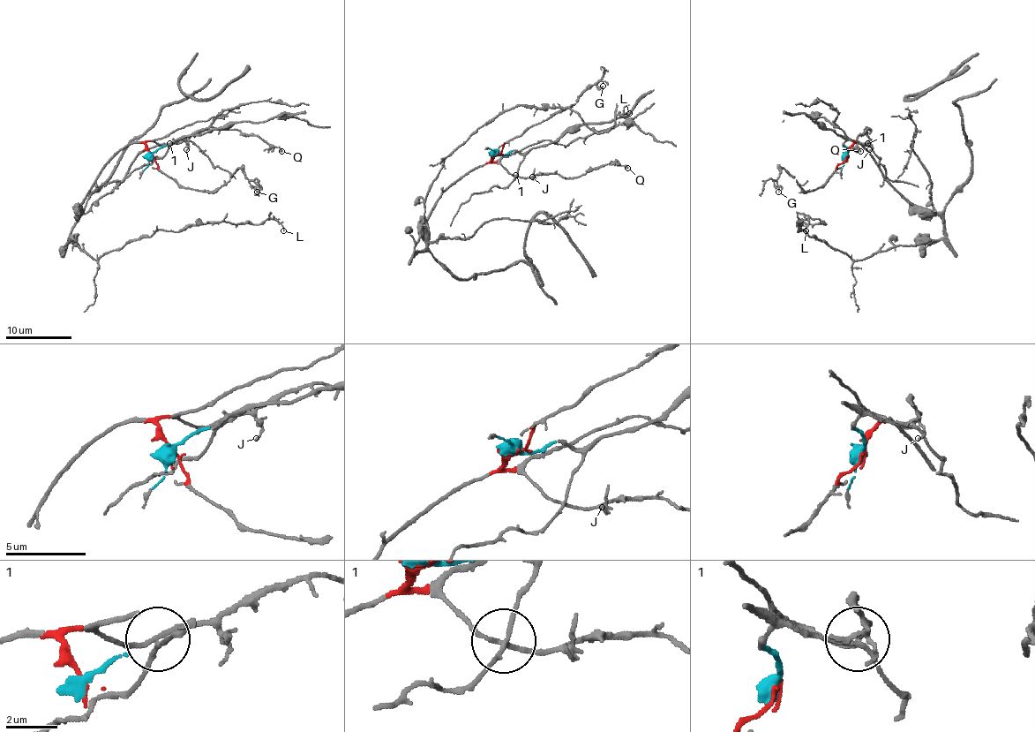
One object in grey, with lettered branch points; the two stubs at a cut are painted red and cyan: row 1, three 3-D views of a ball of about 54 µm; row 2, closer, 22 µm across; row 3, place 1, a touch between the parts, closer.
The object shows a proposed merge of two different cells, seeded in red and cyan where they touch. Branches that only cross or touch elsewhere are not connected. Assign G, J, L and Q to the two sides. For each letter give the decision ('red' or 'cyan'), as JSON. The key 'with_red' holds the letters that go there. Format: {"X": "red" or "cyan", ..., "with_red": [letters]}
{"G": "red", "J": "red", "L": "red", "Q": "red", "with_red": ["G", "J", "L", "Q"]}

